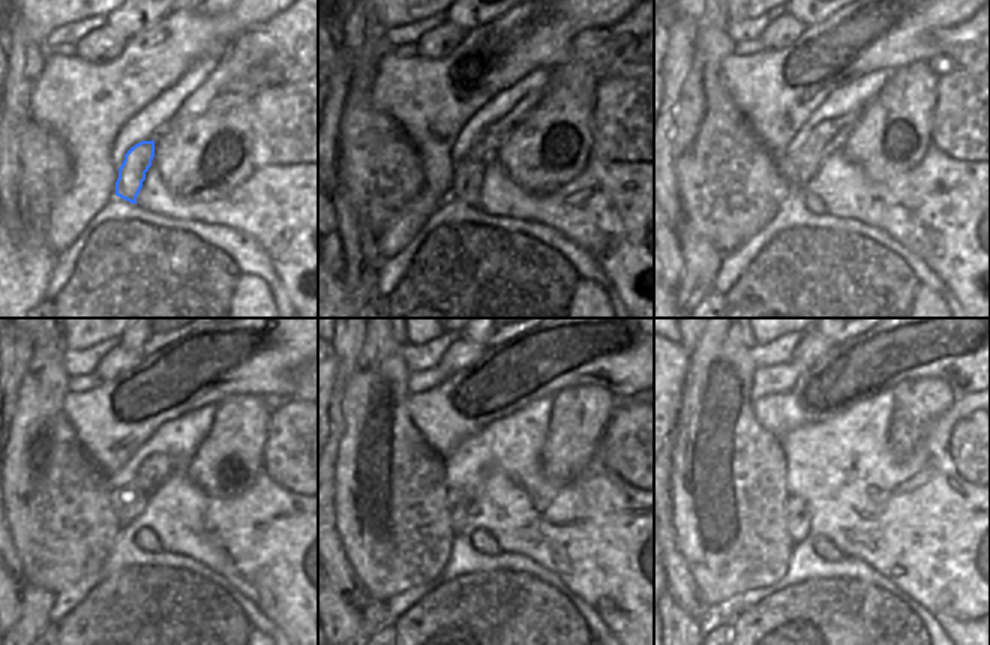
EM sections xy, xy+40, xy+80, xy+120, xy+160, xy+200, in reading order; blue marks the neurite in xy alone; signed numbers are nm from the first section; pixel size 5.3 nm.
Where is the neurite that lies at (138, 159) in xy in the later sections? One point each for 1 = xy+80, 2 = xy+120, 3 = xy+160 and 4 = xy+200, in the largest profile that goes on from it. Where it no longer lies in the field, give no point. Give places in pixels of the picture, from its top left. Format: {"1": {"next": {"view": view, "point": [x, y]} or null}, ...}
{"1": {"next": {"view": "xy+80", "point": [813, 203]}}, "2": {"next": {"view": "xy+120", "point": [144, 539]}}, "3": {"next": {"view": "xy+160", "point": [482, 542]}}, "4": {"next": {"view": "xy+200", "point": [825, 549]}}}

